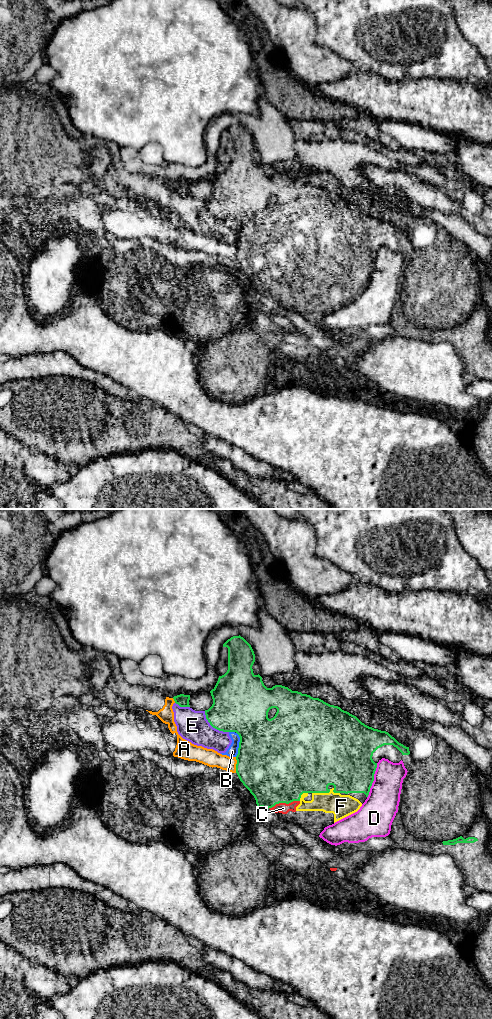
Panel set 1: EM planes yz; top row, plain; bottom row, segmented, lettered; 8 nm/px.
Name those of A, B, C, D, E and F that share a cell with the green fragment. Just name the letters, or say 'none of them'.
C, F

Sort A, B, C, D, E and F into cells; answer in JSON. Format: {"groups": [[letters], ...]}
{"groups": [["A", "B", "E"], ["C", "F"], ["D"]]}

